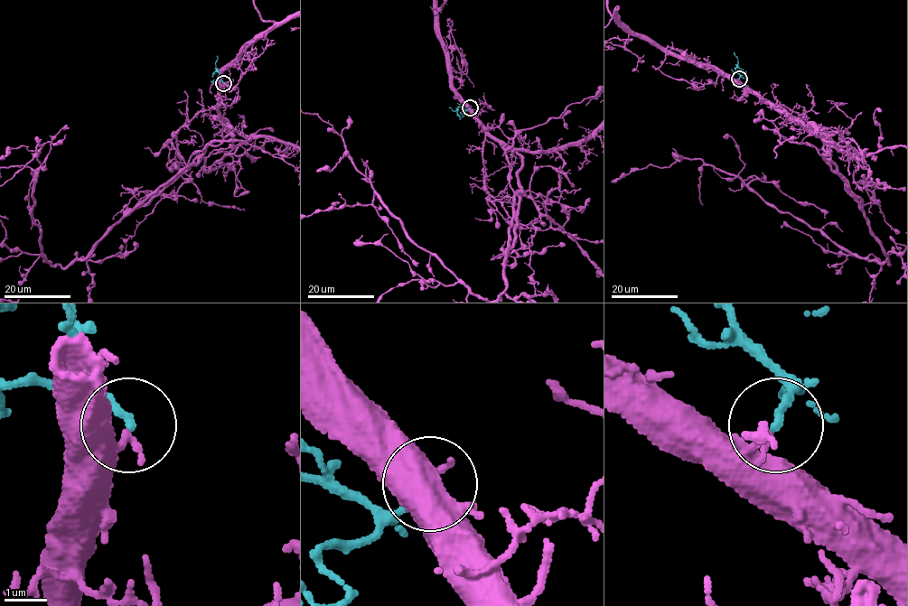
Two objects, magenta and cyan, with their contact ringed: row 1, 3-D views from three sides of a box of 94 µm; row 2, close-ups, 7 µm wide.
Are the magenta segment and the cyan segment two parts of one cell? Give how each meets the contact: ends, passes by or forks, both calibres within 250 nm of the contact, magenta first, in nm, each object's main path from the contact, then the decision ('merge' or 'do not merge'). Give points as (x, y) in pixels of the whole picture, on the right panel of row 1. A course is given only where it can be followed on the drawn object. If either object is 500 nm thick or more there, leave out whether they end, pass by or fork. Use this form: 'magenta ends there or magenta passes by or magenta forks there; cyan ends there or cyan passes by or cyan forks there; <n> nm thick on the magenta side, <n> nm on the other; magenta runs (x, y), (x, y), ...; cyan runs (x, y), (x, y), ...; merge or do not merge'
magenta ends there; cyan ends there; 180 nm thick on the magenta side, 180 nm on the other; cyan runs (739, 79), (735, 68), (737, 58), (734, 52); merge

